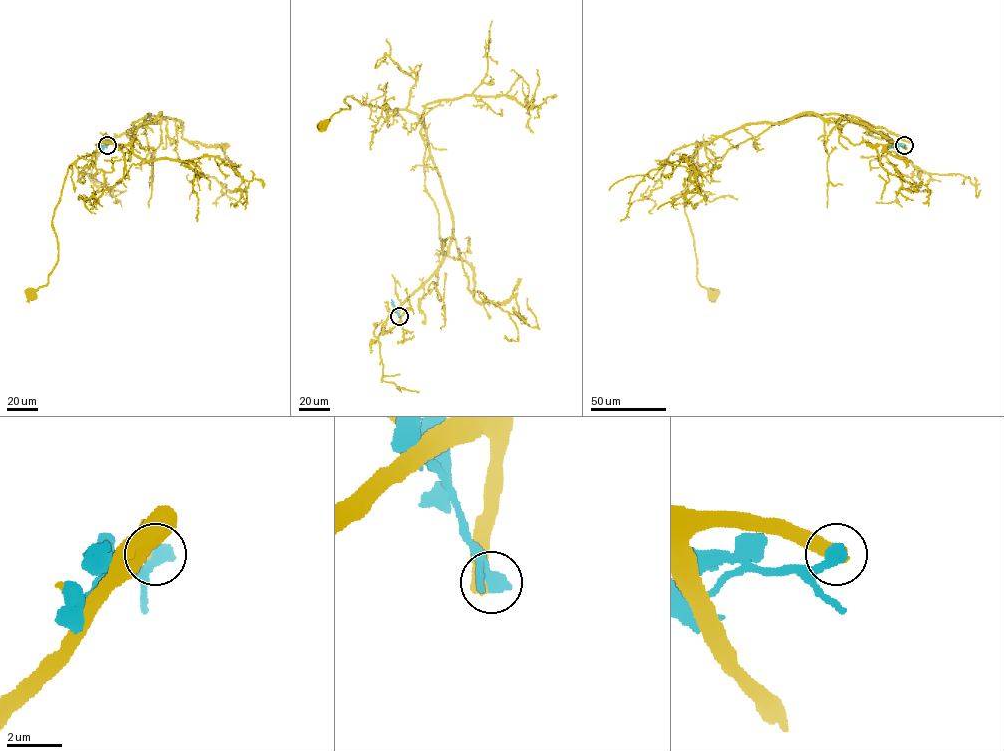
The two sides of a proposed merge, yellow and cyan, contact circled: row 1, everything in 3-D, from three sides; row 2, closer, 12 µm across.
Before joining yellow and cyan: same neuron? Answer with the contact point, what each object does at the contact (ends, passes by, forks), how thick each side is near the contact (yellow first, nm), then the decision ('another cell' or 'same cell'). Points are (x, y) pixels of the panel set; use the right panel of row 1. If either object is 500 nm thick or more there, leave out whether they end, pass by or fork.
(904, 145) | 550/550 nm | another cell

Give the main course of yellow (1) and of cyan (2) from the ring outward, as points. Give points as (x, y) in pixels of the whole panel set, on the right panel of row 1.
1: (904, 145), (812, 113), (746, 124), (697, 143), (684, 208), (697, 280), (711, 293)
2: (904, 145), (887, 146)

